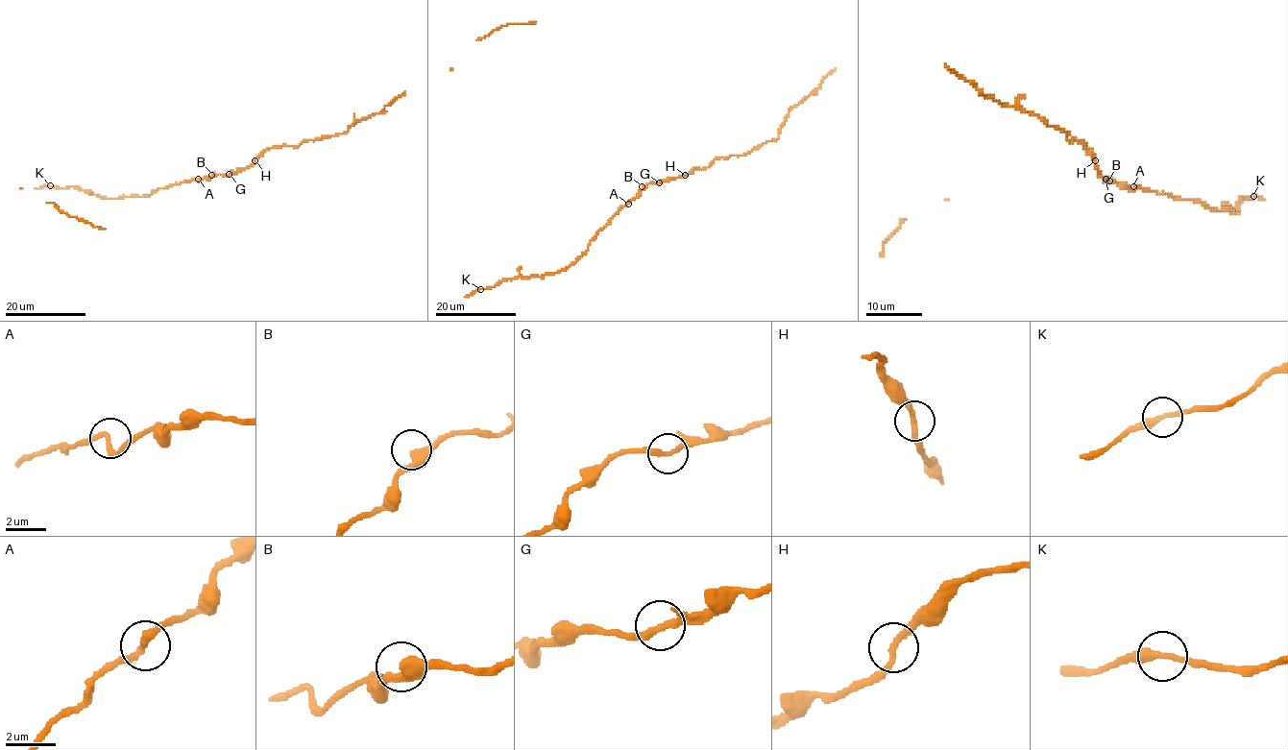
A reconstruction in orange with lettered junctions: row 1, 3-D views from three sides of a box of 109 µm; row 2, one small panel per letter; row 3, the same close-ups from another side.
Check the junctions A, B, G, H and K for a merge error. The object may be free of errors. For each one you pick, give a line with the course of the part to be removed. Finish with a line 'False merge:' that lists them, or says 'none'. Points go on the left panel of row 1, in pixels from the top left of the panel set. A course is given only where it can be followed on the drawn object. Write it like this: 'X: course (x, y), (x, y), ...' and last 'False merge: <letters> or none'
False merge: none

